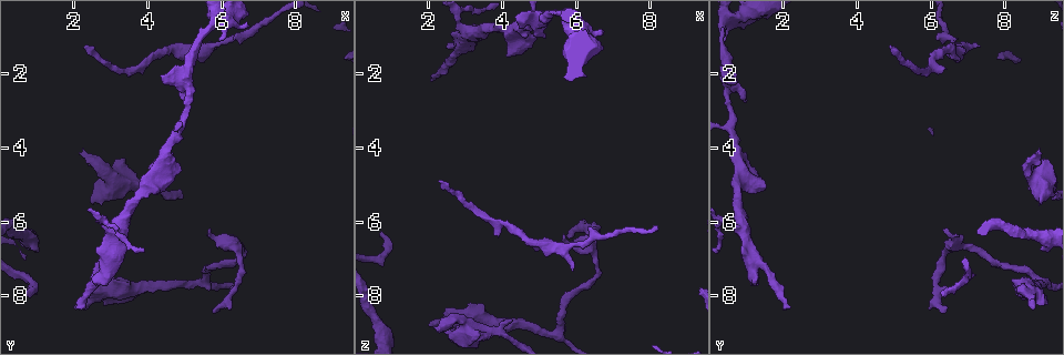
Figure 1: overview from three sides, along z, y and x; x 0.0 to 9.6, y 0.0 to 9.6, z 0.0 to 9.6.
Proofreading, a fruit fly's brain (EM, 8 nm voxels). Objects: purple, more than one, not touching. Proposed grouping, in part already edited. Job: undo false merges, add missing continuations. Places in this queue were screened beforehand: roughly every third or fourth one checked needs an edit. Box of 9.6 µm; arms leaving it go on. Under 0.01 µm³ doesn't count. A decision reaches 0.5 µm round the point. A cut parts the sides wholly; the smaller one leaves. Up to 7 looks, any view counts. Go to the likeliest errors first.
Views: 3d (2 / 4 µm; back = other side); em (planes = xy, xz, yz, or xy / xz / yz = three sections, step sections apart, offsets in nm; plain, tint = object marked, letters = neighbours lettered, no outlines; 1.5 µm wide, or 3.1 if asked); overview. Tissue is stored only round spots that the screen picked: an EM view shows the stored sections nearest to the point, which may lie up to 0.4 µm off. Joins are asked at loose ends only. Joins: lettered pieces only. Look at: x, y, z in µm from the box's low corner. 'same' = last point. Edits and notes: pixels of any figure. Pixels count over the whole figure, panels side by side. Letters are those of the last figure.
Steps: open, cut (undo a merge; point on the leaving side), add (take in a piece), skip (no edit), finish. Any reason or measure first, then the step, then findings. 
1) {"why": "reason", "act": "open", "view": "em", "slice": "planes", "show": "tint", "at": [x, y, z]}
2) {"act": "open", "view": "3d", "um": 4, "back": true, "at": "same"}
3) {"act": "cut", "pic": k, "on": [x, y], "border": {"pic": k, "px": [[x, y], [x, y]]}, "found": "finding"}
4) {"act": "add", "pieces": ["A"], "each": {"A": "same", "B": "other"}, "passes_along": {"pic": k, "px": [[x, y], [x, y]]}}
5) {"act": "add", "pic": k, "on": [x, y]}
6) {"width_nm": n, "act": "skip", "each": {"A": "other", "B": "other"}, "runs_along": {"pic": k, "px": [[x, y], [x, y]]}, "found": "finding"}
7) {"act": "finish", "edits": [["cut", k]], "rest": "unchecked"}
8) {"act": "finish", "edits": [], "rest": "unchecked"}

{"why": "tapers out", "act": "open", "view": "3d", "um": 4, "at": [2.30, 1.35, 4.90]}

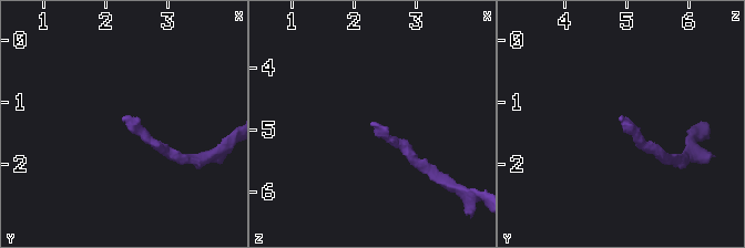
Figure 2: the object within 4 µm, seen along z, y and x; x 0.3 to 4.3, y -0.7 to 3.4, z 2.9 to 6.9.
{"act": "open", "view": "em", "slice": "planes", "show": "letters", "at": [2.30, 1.25, 4.90]}

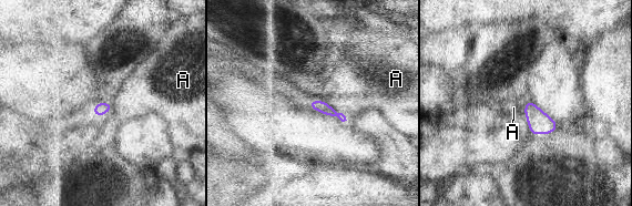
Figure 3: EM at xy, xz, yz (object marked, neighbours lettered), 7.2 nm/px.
{"act": "skip", "each": {"A": "other"}, "border": {"pic": 3, "px": [[320, 100], [340, 112], [347, 120]]}, "found": "none of them fits"}

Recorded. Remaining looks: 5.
{"why": "branch stops here", "act": "open", "view": "3d", "um": 2, "at": [0.80, 7.95, 6.25]}

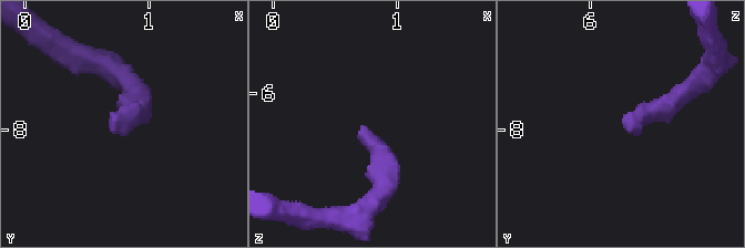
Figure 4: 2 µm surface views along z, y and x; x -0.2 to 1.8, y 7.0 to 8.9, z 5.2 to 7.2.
{"why": "need the tissue", "act": "open", "view": "em", "slice": "planes", "show": "letters", "at": [0.76, 7.88, 6.28]}

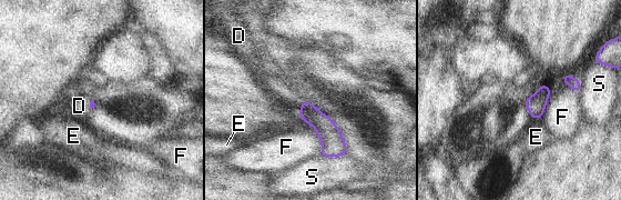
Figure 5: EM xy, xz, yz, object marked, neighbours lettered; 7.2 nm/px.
{"act": "add", "pieces": ["D"], "each": {"D": "same", "E": "other", "F": "other", "S": "other"}, "passes_along": {"pic": 5, "px": [[326, 129], [301, 107], [282, 90]]}, "found": "the cell continues"}

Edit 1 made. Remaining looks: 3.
{"act": "finish", "edits": [["add", 5]], "rest": "unchecked"}

